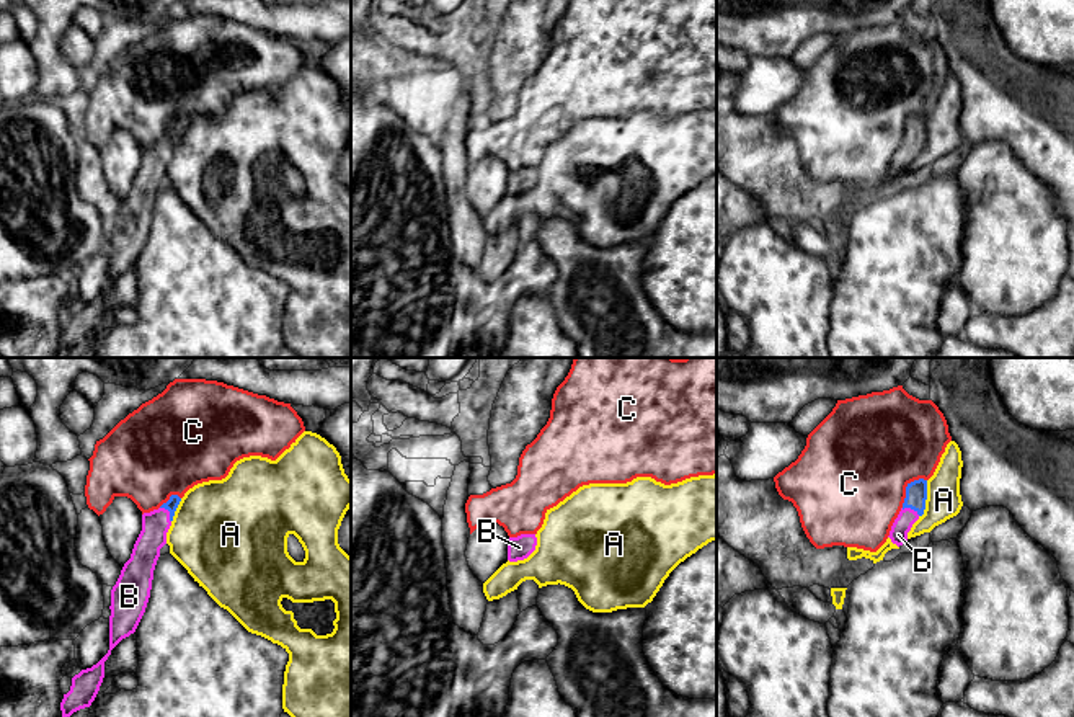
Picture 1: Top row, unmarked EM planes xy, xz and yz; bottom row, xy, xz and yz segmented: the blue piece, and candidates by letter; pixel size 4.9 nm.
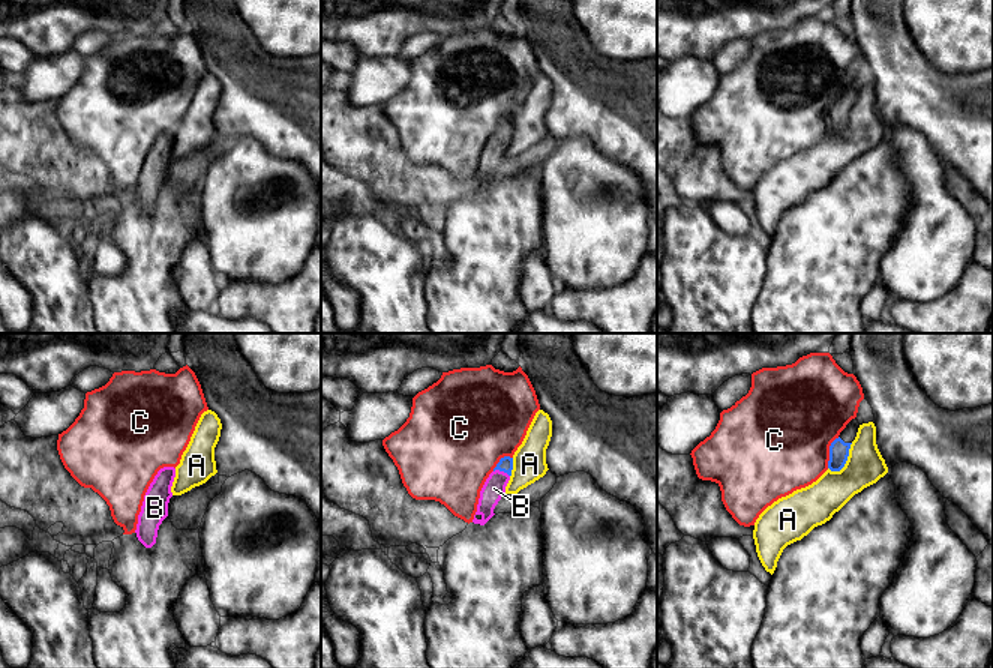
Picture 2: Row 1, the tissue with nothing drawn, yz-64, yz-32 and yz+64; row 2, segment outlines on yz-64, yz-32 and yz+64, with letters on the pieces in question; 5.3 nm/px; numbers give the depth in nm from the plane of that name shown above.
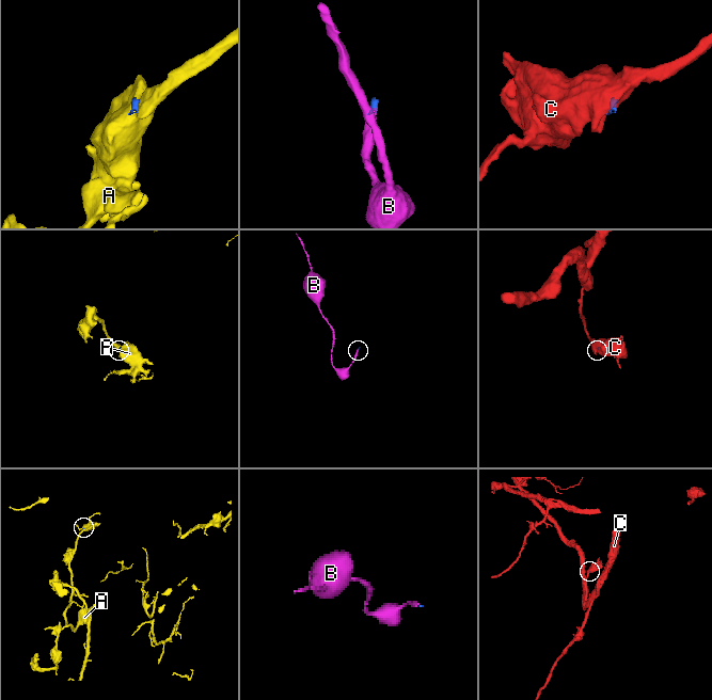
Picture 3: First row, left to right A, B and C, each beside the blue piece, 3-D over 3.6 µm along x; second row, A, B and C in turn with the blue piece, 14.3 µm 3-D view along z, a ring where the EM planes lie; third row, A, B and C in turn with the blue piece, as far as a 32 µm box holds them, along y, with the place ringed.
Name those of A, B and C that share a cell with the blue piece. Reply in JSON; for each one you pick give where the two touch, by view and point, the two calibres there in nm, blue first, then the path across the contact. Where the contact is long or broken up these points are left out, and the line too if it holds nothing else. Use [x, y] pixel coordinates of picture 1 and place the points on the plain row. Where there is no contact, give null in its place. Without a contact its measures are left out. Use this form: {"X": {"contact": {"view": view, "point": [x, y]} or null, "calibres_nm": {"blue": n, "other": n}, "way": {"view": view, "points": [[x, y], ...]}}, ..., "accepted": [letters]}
{"B": {"contact": {"view": "xy", "point": [170, 147]}, "calibres_nm": {"blue": 60, "other": 140}, "way": {"view": "xy", "points": [[173, 136], [170, 147], [155, 159]]}}, "accepted": ["B"]}

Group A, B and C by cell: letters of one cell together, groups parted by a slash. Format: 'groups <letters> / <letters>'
groups A / B / C

